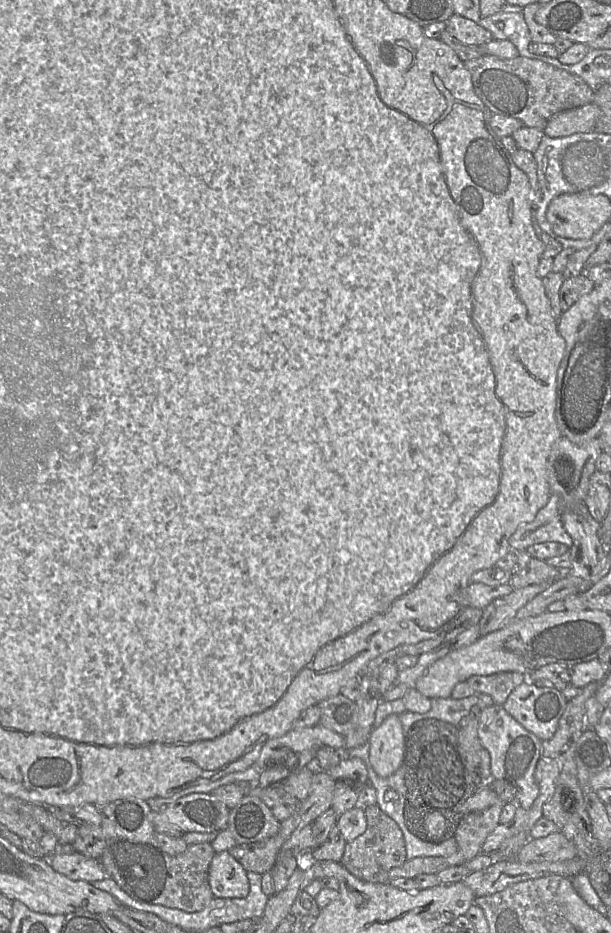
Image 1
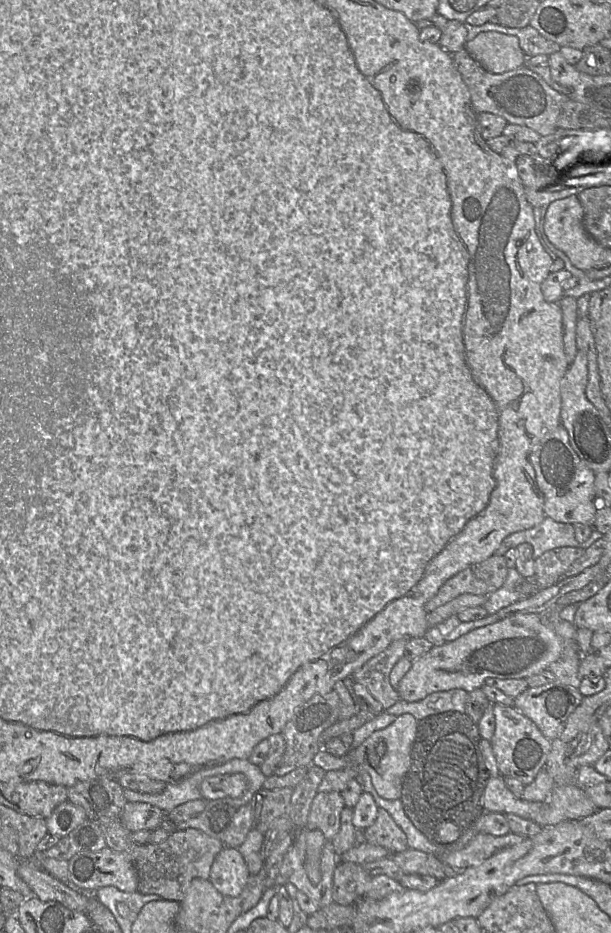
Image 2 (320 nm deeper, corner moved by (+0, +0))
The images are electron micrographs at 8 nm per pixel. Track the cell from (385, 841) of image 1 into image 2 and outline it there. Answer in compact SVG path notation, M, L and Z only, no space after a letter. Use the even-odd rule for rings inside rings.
M378 807L375 822L364 830L365 842L386 848L391 855L408 849L407 836L392 816Z

